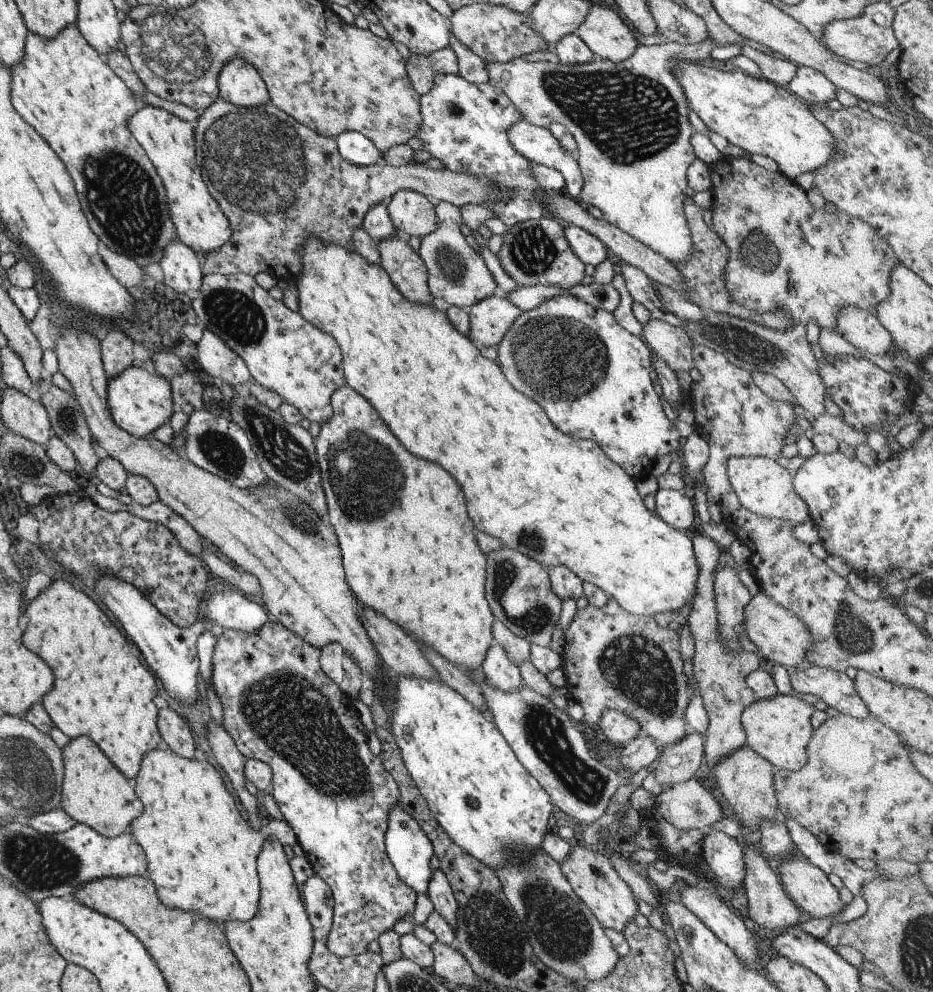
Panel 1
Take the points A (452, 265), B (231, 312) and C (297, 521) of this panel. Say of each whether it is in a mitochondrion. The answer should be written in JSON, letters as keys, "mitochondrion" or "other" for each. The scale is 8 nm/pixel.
{"A":"mitochondrion","B":"mitochondrion","C":"mitochondrion"}

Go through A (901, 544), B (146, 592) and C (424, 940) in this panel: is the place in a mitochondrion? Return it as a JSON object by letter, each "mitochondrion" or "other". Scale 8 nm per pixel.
{"A":"other","B":"other","C":"other"}

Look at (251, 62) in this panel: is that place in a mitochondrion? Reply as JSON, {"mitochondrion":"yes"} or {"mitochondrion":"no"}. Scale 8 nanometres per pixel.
{"mitochondrion":"no"}

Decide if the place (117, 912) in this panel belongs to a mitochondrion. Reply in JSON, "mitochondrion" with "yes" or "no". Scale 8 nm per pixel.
{"mitochondrion":"no"}

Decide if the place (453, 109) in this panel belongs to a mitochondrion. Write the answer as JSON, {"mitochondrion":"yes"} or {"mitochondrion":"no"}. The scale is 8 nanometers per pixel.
{"mitochondrion":"yes"}

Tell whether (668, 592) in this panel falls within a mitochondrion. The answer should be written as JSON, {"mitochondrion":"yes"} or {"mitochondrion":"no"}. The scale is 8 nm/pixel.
{"mitochondrion":"no"}

